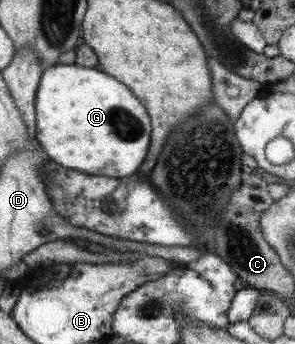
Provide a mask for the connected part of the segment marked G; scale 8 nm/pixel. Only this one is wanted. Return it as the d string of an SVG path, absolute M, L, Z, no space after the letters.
M56 64L45 68L37 91L37 129L36 136L44 151L50 151L52 161L74 171L86 171L88 175L106 175L106 177L128 177L144 163L149 153L150 117L148 109L134 97L134 93L122 85L118 79L76 65Z

